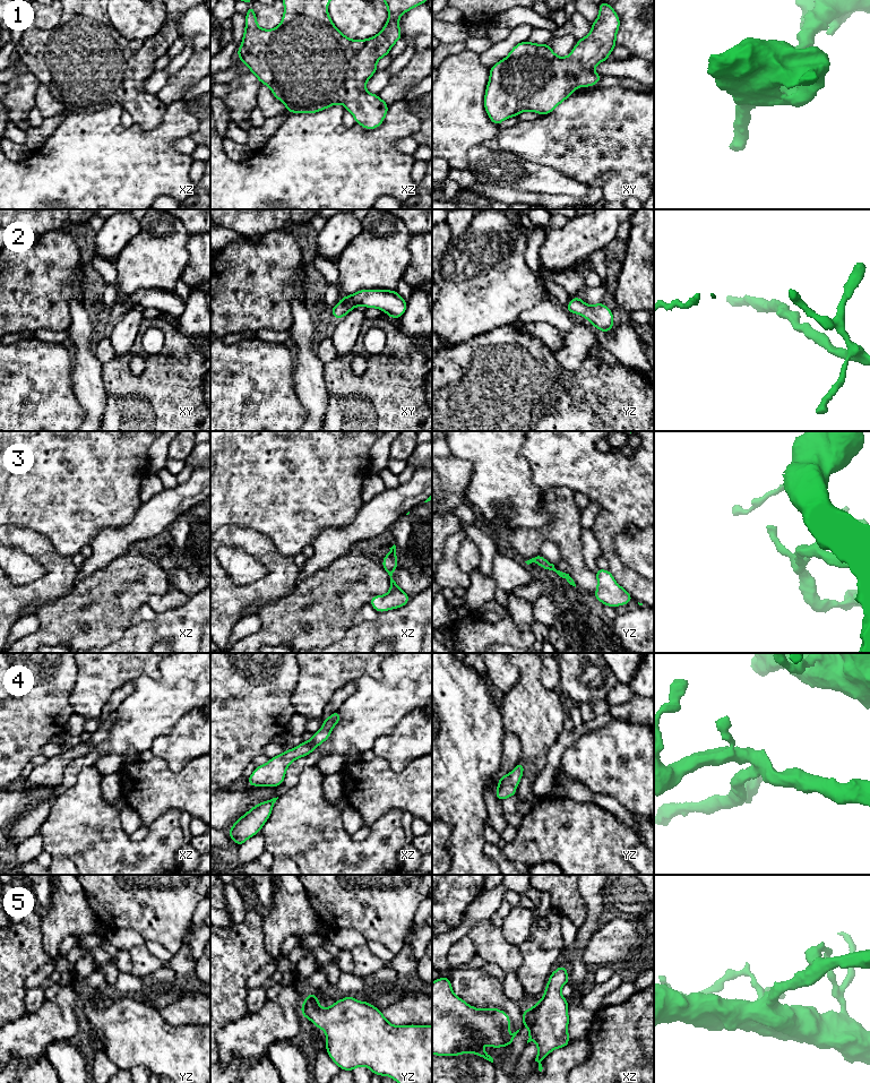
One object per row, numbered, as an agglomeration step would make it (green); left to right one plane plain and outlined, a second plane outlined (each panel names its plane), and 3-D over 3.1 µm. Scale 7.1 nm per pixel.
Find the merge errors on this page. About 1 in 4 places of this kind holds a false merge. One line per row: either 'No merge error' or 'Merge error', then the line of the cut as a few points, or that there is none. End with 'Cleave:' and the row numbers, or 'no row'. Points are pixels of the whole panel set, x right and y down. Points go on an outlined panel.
1: No merge error. No split
2: No merge error. No split
3: No merge error. No split
4: No merge error. No split
5: No merge error. No split
Cleave: no row

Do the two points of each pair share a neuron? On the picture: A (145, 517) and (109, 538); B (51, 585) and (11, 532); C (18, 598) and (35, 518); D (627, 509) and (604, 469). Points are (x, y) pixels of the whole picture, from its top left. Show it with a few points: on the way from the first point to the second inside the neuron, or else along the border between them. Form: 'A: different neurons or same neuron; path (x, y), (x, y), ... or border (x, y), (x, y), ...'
A: same neuron; path (136, 526), (125, 538), (118, 538)
B: same neuron; path (51, 570), (51, 565), (26, 540)
C: different neurons; border (11, 525), (33, 530), (43, 535), (54, 547)
D: same neuron; path (627, 499), (627, 492), (613, 479)

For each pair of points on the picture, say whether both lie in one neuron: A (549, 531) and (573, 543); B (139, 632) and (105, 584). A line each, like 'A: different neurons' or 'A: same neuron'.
A: same neuron
B: different neurons

